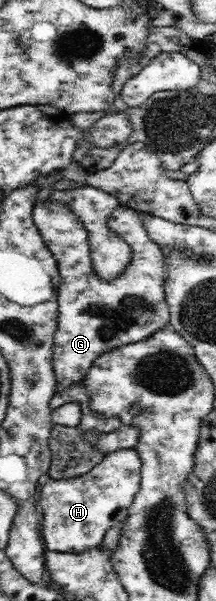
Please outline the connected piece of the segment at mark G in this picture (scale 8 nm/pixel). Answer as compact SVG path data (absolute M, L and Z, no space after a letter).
M49 198L44 202L35 203L33 208L33 221L40 229L42 239L48 245L57 260L56 264L61 279L54 301L58 305L57 329L53 339L53 368L58 382L57 392L65 392L71 383L80 382L92 369L95 360L104 356L106 352L112 352L115 348L142 342L160 332L166 324L169 324L170 309L165 299L165 262L164 254L160 245L152 242L143 225L143 214L133 208L119 205L110 216L108 216L108 227L122 237L132 247L132 261L128 271L122 275L119 284L108 280L102 280L92 268L91 254L89 253L88 231L80 217L64 203L56 203Z

